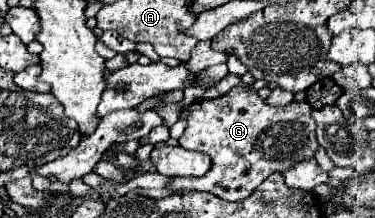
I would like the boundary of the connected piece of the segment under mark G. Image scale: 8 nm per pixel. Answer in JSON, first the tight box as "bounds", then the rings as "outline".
{"bounds":[167,84,317,200],"outline":[[[247,84],[235,86],[225,96],[193,102],[179,146],[209,154],[211,170],[201,177],[175,176],[167,190],[199,190],[223,200],[245,200],[269,174],[315,156],[317,138],[311,110],[307,102],[291,102],[285,108],[267,106]]]}

